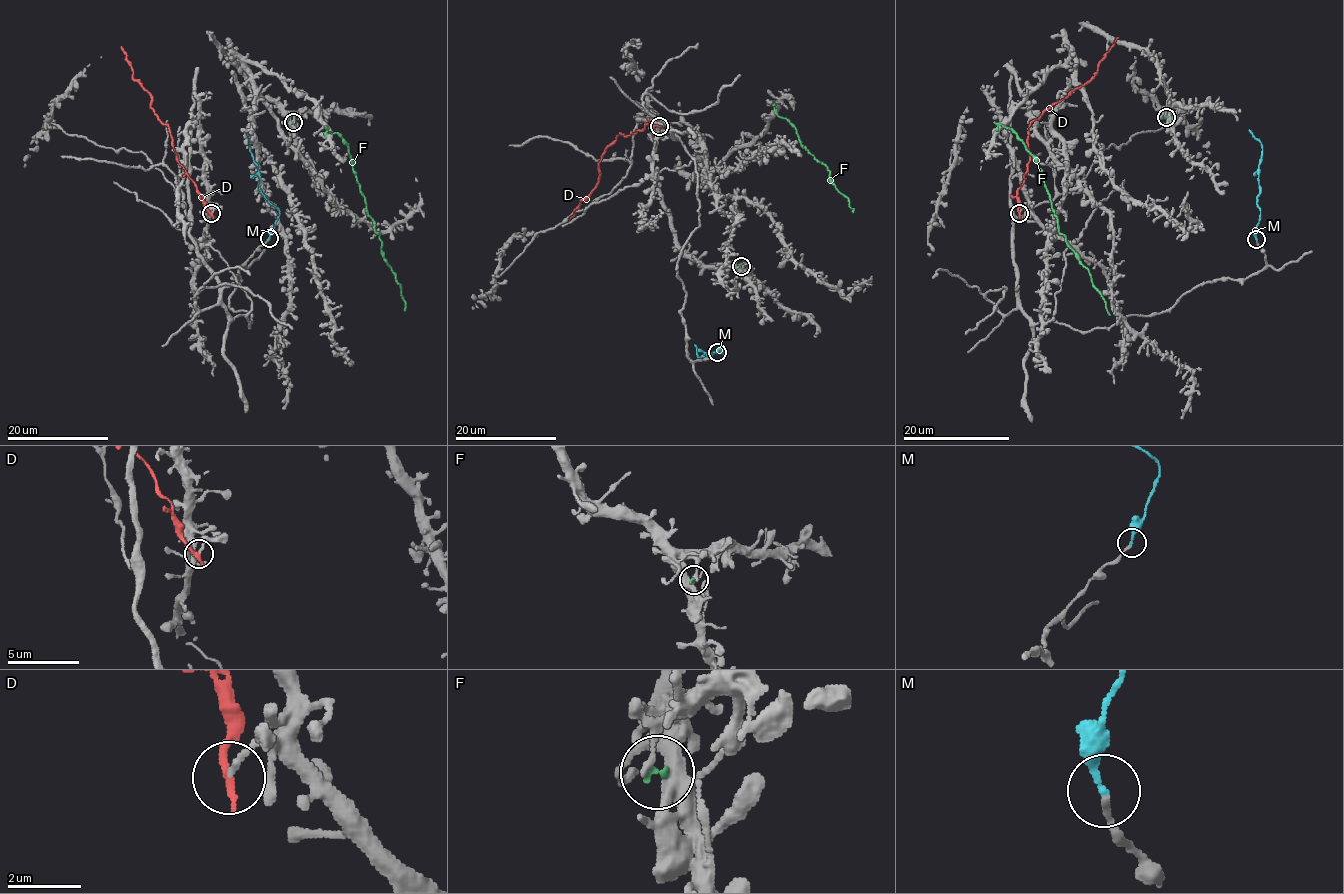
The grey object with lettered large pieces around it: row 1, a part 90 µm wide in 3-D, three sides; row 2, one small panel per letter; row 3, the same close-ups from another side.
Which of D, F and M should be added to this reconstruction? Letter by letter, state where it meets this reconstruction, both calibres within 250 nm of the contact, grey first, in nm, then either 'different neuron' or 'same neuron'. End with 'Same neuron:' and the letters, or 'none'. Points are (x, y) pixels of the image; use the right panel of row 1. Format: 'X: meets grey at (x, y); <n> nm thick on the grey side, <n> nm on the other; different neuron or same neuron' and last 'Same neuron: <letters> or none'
D: meets grey at (1019, 213); 150 nm thick on the grey side, 260 nm on the other; different neuron
F: meets grey at (1166, 117); 190 nm thick on the grey side, 80 nm on the other; different neuron
M: meets grey at (1256, 239); 170 nm thick on the grey side, 200 nm on the other; same neuron
Same neuron: M

